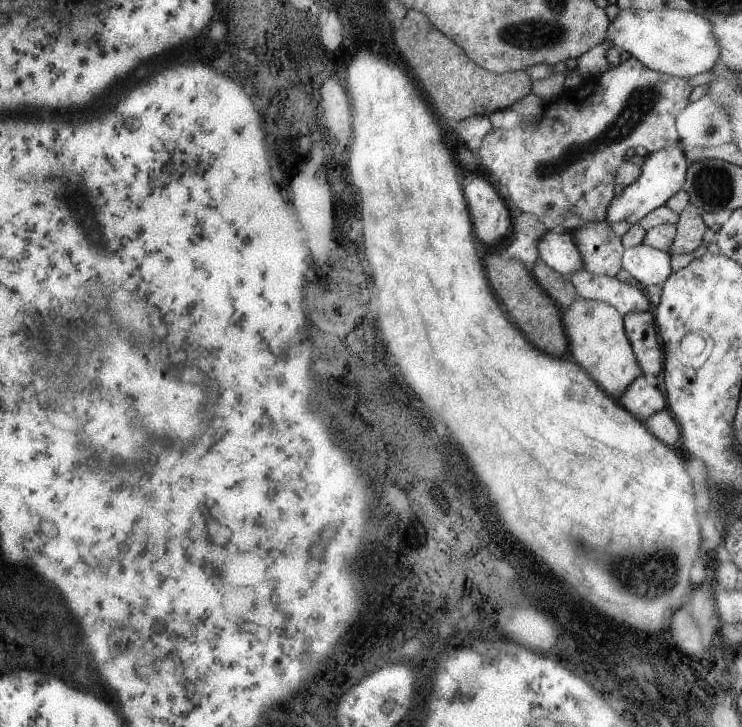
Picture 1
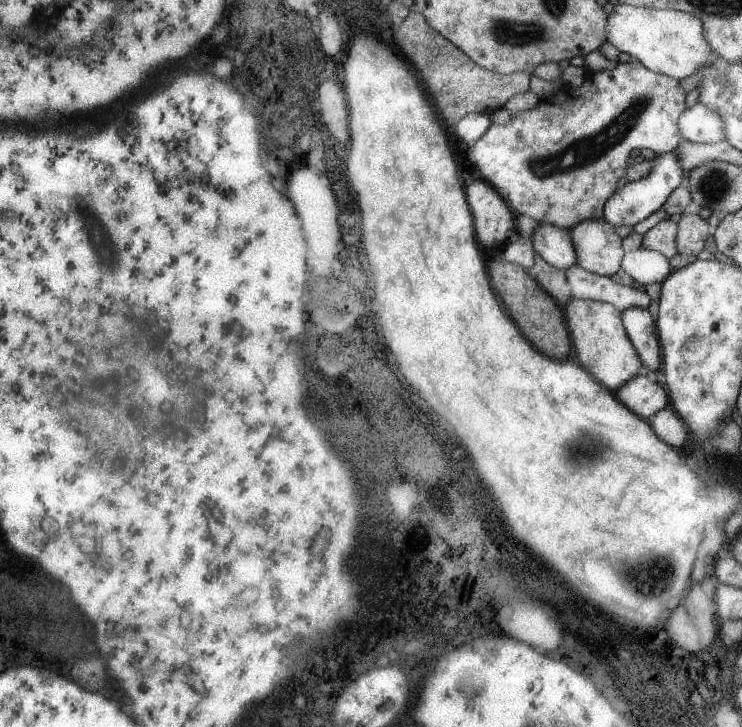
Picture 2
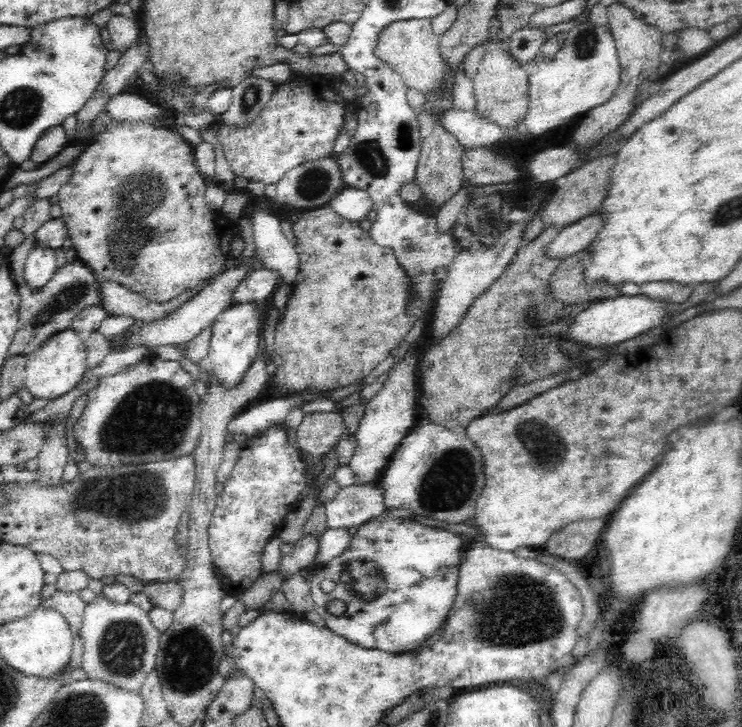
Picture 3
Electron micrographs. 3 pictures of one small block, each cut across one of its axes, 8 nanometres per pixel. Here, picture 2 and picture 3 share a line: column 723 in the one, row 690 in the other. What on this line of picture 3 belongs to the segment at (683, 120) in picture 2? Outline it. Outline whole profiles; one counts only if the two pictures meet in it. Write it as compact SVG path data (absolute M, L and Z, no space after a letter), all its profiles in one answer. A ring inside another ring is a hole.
M100 579L90 580L88 588L96 594L96 598L86 606L84 612L81 629L84 653L81 668L86 671L87 678L90 680L102 680L126 692L139 692L148 674L155 669L161 633L153 626L152 621L148 620L148 614L130 601L126 604L113 604L106 601L102 596Z

